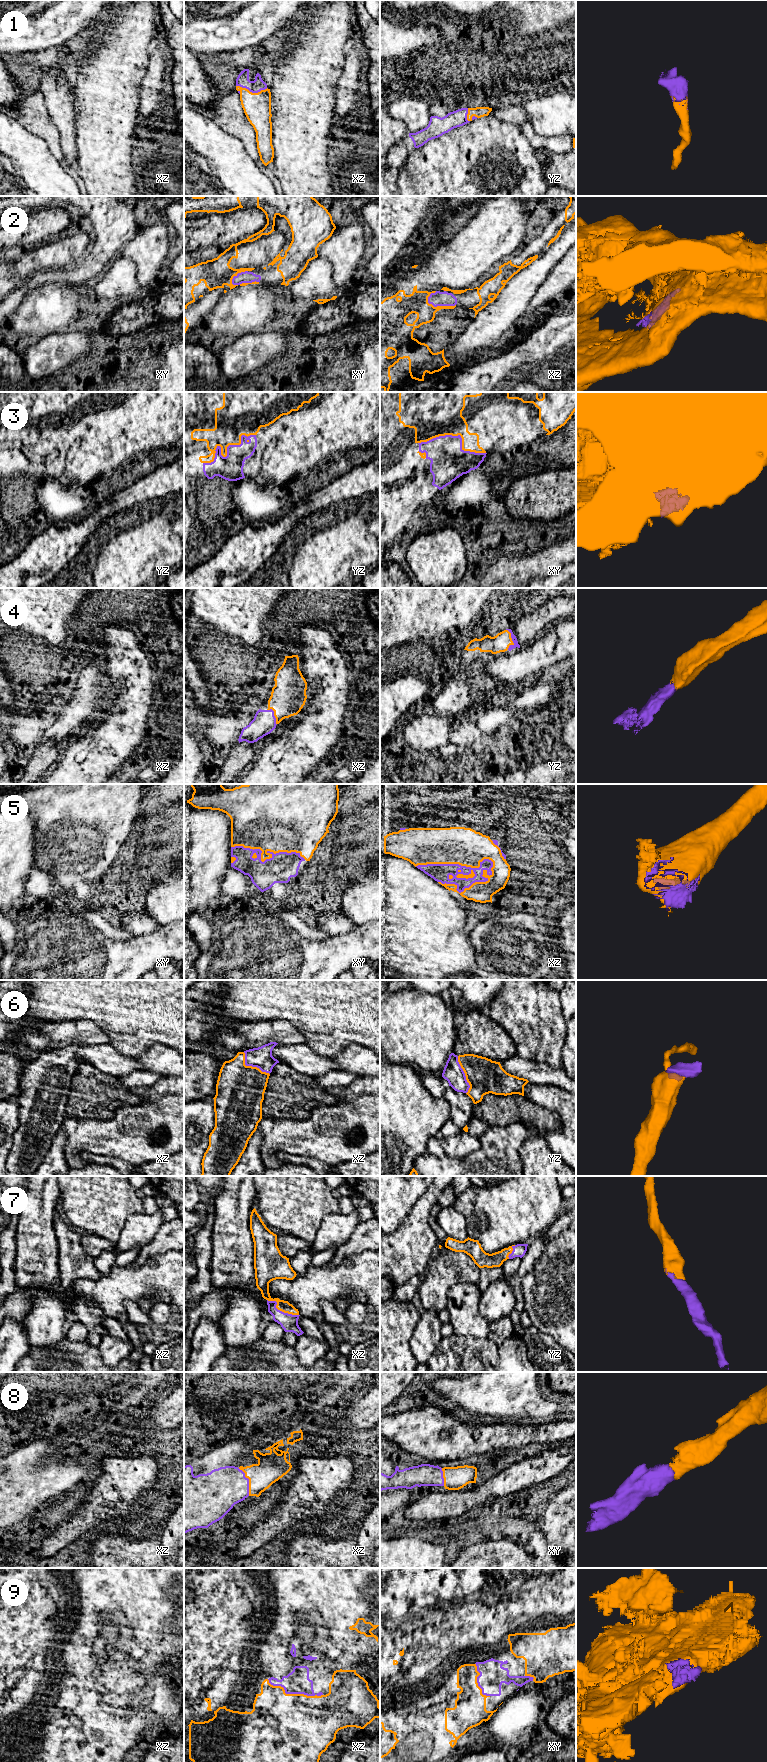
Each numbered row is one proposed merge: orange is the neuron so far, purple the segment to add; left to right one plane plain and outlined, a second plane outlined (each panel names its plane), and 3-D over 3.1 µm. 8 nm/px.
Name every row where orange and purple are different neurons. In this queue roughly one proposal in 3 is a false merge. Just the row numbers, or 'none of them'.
3

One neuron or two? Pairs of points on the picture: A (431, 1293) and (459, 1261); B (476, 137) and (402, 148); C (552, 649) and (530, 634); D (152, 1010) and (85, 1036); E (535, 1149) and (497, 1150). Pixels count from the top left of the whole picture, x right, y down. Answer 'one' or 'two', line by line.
A: one
B: two
C: two
D: two
E: two

